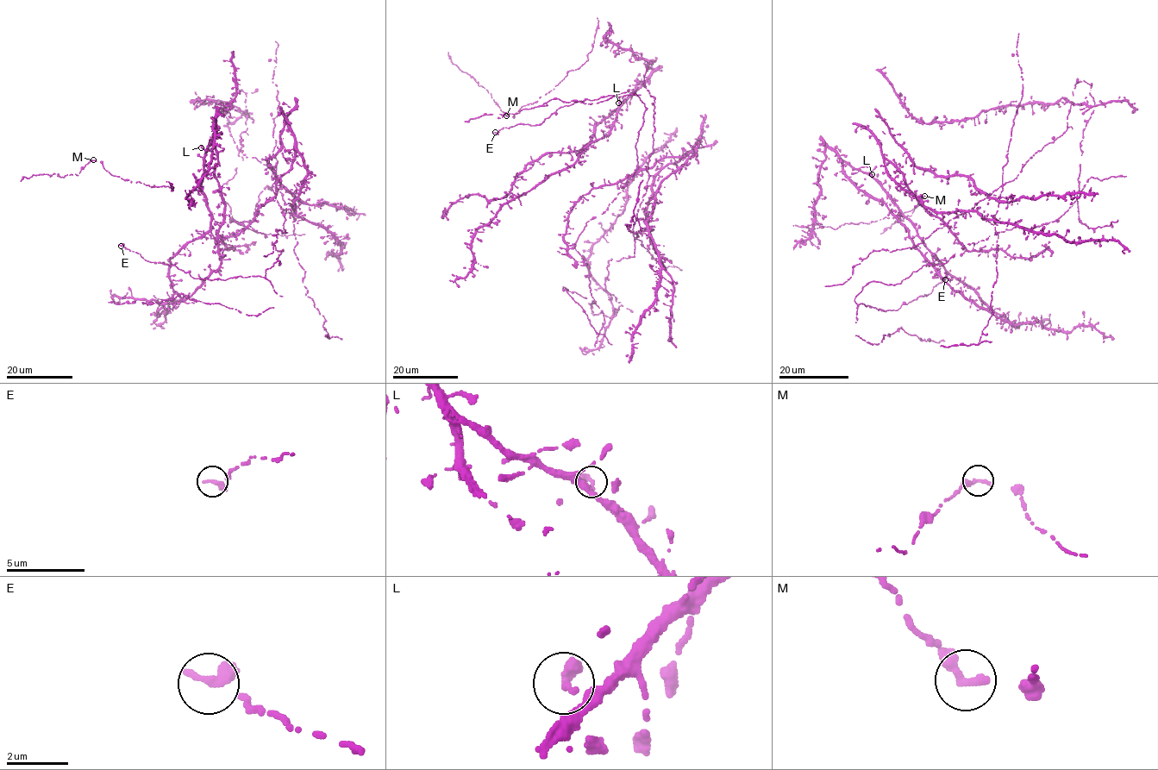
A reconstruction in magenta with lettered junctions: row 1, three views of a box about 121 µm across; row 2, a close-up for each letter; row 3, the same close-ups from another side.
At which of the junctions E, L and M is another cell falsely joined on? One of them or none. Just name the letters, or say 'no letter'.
M

